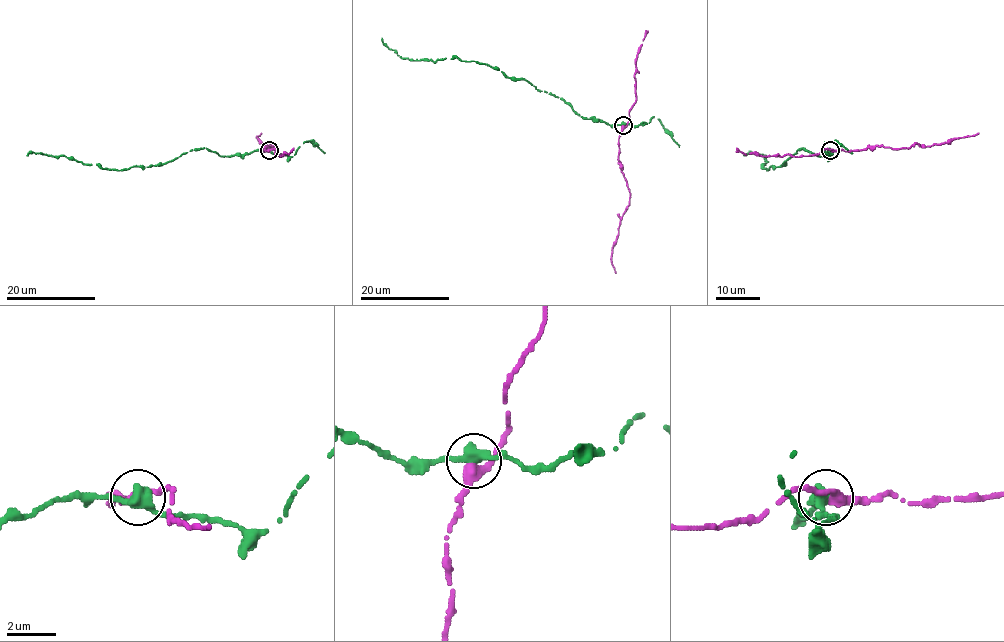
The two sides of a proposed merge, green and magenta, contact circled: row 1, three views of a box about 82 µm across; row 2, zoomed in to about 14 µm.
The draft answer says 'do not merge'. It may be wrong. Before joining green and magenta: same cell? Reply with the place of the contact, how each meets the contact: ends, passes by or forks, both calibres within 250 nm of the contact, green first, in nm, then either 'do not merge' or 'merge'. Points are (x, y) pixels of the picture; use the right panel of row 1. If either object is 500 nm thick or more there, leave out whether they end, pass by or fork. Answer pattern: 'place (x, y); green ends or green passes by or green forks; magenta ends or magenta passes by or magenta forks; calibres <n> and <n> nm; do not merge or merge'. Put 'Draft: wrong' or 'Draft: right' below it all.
place (830, 150); green passes by; magenta passes by; calibres 420 and 360 nm; do not merge
Draft: right

